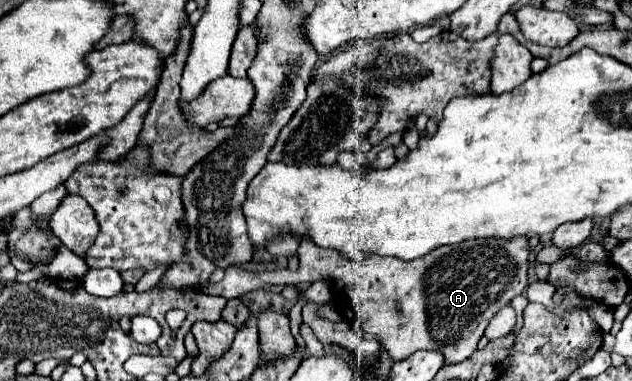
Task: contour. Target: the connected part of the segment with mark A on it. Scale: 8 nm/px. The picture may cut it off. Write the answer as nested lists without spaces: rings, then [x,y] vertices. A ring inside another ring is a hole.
[[[302,239],[308,247],[298,249],[298,271],[278,269],[272,273],[252,273],[244,267],[230,267],[218,285],[200,285],[200,292],[222,295],[226,299],[242,299],[246,293],[260,291],[266,285],[304,285],[318,279],[332,283],[348,295],[350,307],[356,311],[358,327],[378,337],[394,361],[402,361],[420,349],[434,349],[448,355],[448,363],[468,359],[476,347],[488,321],[506,307],[516,295],[528,287],[528,239],[472,239],[456,247],[440,247],[424,259],[402,261],[396,257],[372,255],[362,263],[348,263],[336,251],[320,251],[310,239]]]

